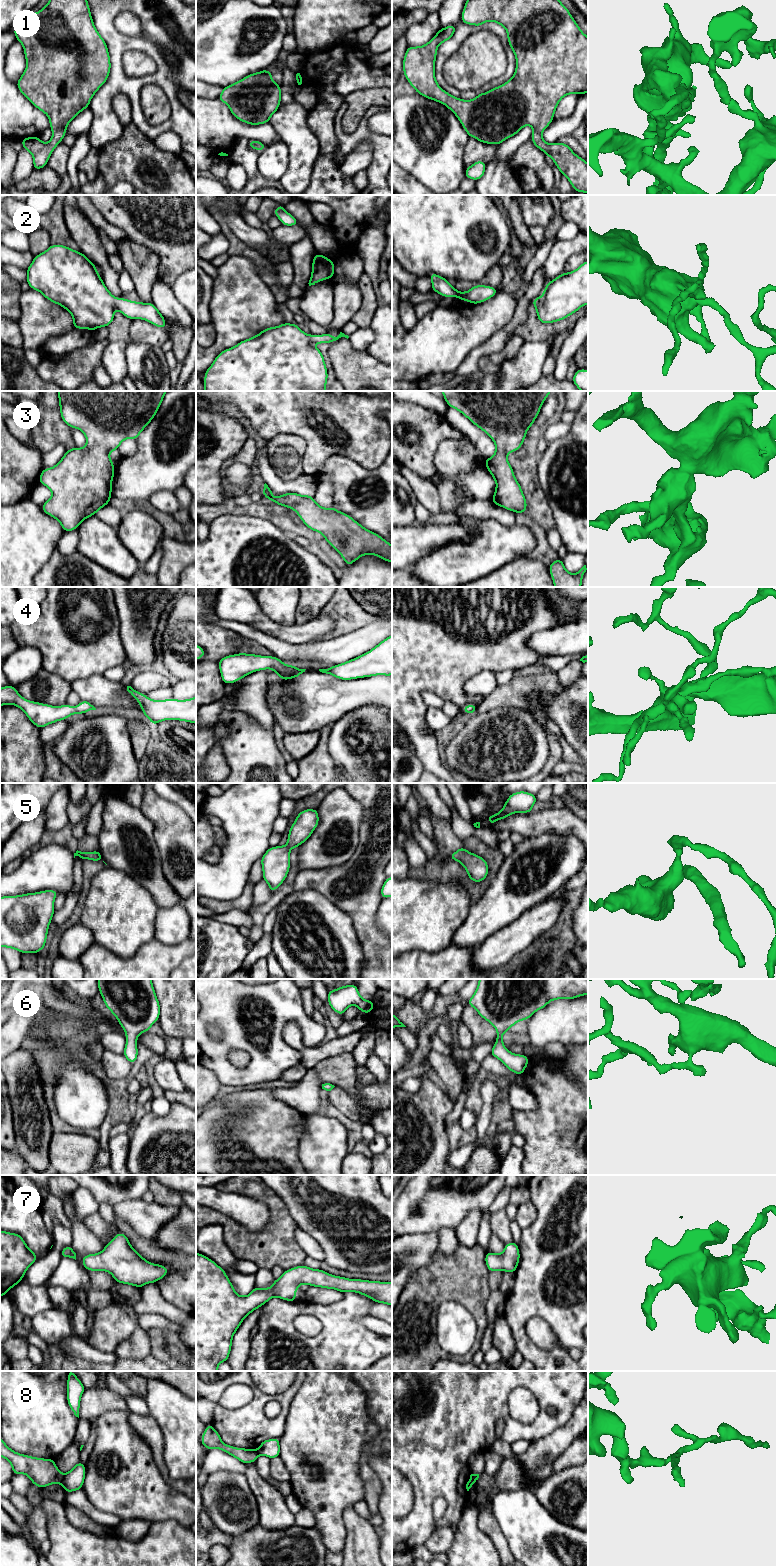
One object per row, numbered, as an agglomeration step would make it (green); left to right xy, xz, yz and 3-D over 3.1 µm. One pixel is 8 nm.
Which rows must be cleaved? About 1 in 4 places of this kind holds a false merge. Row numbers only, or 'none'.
8

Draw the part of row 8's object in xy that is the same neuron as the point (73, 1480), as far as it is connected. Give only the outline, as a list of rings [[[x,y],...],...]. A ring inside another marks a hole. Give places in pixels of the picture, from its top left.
[[[79,1461],[68,1473],[63,1474],[64,1491],[69,1493],[82,1489],[85,1480],[86,1467]]]

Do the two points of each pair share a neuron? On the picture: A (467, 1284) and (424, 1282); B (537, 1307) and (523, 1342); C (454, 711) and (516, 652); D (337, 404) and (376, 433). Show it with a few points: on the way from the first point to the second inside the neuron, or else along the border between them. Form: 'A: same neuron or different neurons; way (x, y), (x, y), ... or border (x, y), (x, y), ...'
A: same neuron; way (456, 1282), (435, 1282)
B: same neuron; way (528, 1314), (521, 1321), (521, 1333)
C: different neurons; border (445, 700), (452, 701), (461, 709)
D: same neuron; way (347, 414), (366, 433)

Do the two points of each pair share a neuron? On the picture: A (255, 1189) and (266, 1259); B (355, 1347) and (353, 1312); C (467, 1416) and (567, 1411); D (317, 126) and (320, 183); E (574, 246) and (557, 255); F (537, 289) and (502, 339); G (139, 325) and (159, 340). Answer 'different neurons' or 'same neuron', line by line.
A: same neuron
B: same neuron
C: same neuron
D: same neuron
E: same neuron
F: same neuron
G: same neuron

